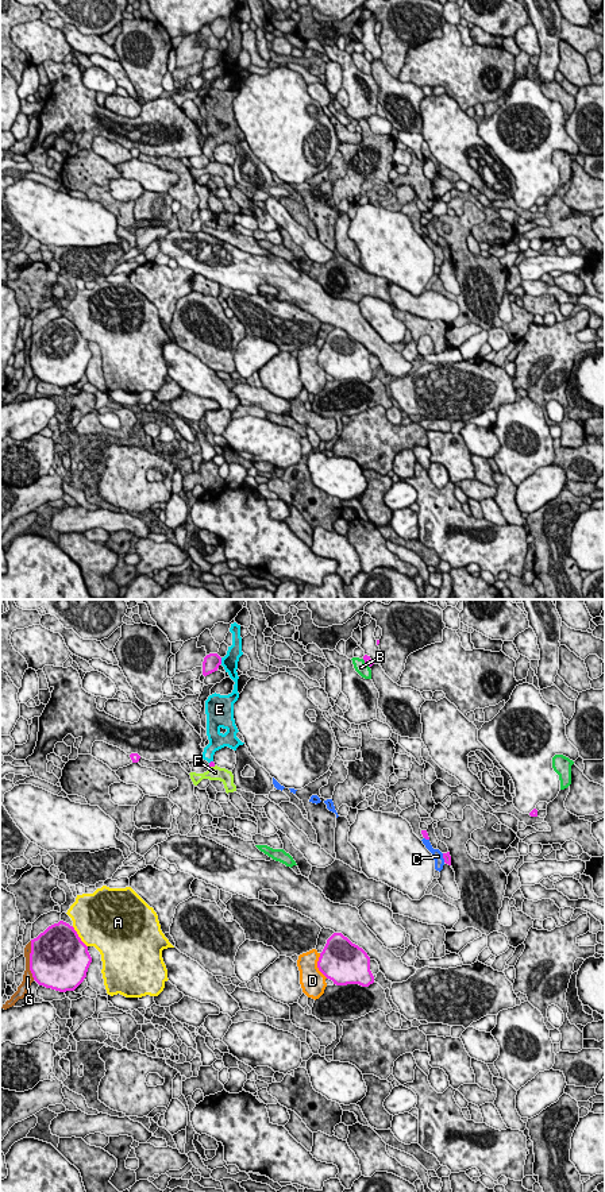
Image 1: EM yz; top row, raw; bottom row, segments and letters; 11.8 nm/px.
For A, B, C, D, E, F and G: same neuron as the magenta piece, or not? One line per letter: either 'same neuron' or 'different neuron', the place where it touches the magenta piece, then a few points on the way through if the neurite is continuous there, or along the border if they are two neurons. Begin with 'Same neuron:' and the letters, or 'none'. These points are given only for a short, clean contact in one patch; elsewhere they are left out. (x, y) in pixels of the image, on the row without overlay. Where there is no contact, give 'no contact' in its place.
Same neuron: none
A: different neuron; contact yz (79, 332)
B: different neuron; contact yz (365, 57)
C: different neuron; contact yz (443, 253)
D: different neuron; contact yz (318, 361)
E: different neuron; contact yz (220, 56)
F: different neuron; contact yz (212, 161)
G: different neuron; contact yz (30, 355)

